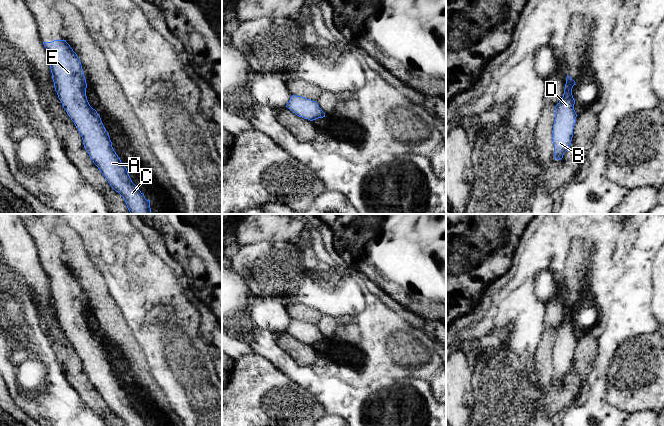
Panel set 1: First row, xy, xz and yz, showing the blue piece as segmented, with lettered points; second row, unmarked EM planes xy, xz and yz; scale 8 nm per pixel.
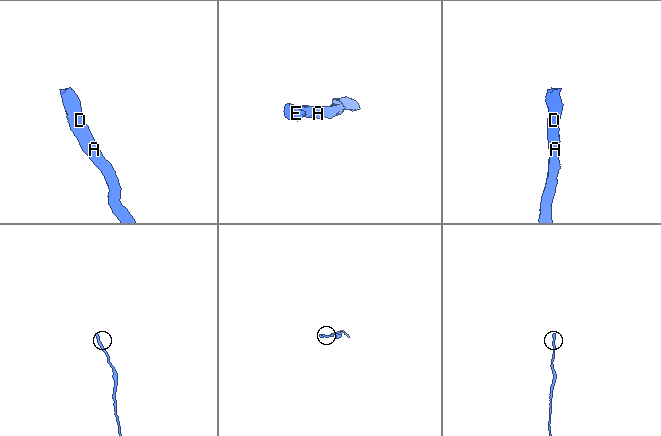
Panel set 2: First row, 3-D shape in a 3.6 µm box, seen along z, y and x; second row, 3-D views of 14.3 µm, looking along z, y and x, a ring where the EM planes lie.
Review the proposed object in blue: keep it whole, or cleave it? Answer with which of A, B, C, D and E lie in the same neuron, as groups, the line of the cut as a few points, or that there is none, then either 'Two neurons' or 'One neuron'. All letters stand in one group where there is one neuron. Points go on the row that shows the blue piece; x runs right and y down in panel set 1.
Groups: A B C D E. No split. One neuron

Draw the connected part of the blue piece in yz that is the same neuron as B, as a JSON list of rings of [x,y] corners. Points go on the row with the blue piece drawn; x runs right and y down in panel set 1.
[[[567,75],[563,97],[555,106],[552,142],[554,144],[554,158],[557,160],[561,160],[564,153],[569,150],[573,137],[573,129],[577,117],[574,110],[575,100],[572,95],[572,88],[575,83]]]

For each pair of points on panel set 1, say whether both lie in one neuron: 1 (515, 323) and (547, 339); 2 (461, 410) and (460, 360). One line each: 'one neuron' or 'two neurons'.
1: two neurons
2: one neuron

